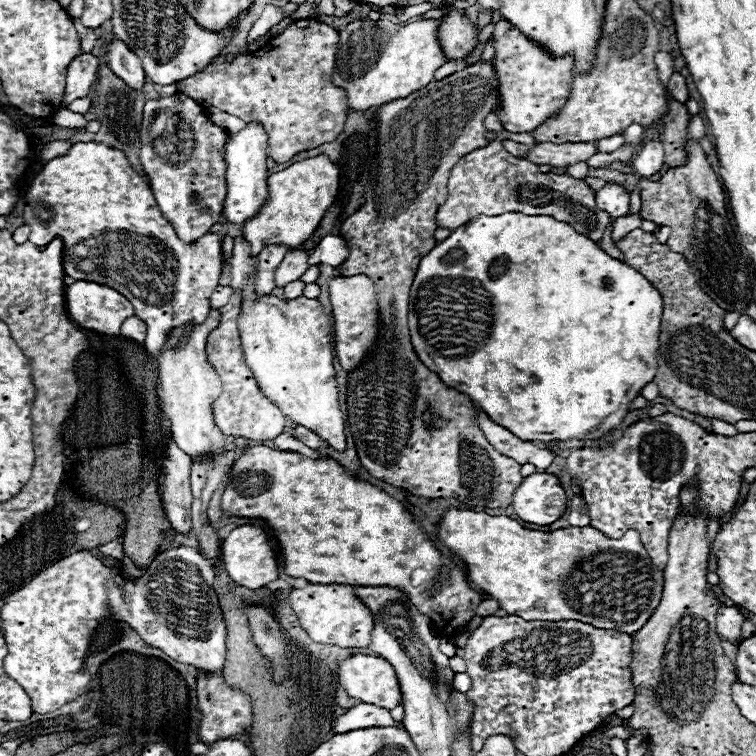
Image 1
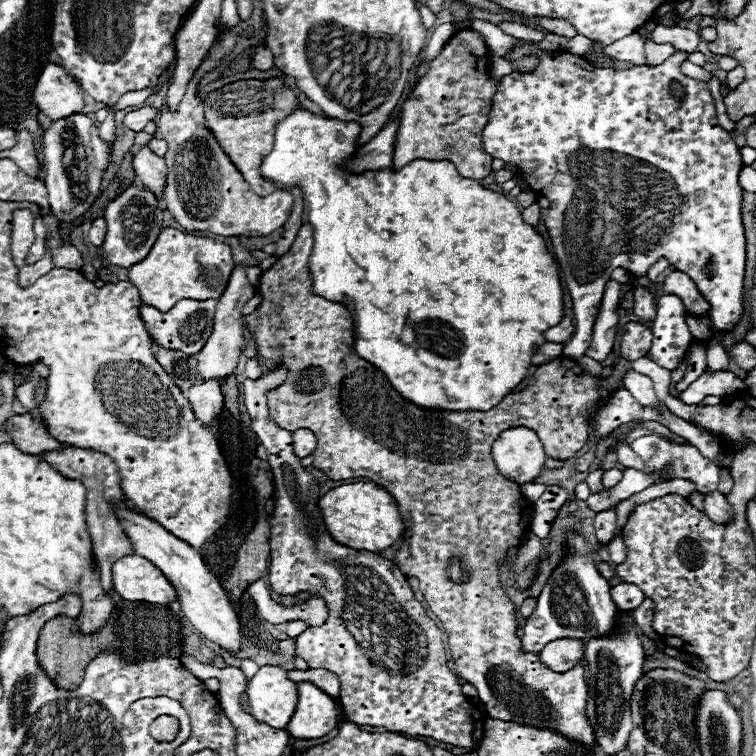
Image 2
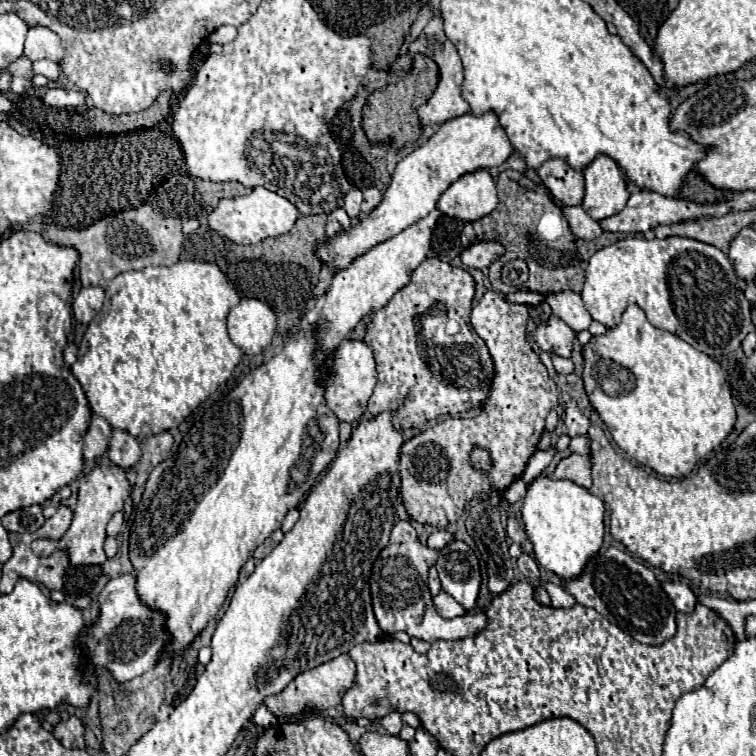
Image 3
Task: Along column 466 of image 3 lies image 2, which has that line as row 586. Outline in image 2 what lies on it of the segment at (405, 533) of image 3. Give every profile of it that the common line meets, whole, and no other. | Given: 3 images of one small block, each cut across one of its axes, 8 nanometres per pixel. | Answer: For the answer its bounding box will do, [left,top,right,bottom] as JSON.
[610,582,646,610]

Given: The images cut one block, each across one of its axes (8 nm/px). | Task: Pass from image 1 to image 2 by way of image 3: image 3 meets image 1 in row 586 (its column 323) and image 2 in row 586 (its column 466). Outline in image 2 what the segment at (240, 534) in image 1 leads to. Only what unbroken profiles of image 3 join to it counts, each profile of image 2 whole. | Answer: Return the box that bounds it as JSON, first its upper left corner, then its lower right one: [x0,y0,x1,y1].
[112,554,176,604]

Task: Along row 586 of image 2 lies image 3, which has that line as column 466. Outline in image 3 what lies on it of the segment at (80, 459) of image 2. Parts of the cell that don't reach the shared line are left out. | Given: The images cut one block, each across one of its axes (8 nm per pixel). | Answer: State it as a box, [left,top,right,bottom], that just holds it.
[412,16,470,126]

